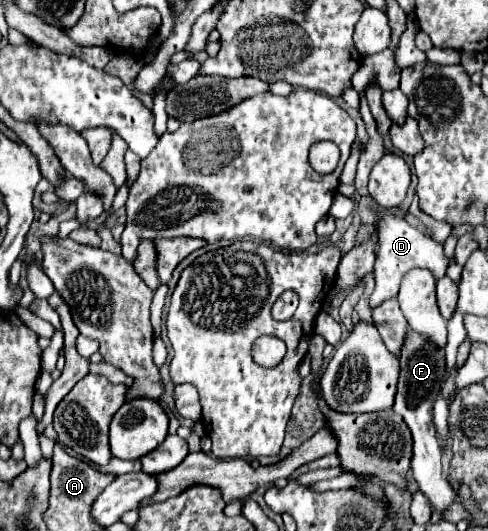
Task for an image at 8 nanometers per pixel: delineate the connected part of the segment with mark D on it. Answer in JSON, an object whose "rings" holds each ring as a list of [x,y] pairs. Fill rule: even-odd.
{"rings":[[[372,209],[378,215],[378,229],[380,229],[380,237],[378,237],[378,249],[376,249],[376,265],[374,265],[374,279],[376,279],[376,287],[368,299],[370,309],[378,307],[380,303],[384,303],[386,299],[392,299],[398,289],[400,289],[400,281],[404,277],[404,273],[408,273],[408,269],[412,267],[422,267],[422,269],[430,269],[434,273],[436,279],[446,275],[446,267],[448,267],[448,259],[444,255],[444,249],[440,243],[436,243],[432,237],[426,237],[422,231],[414,229],[412,225],[408,225],[404,221],[404,217],[400,215],[392,215],[388,209]]]}

